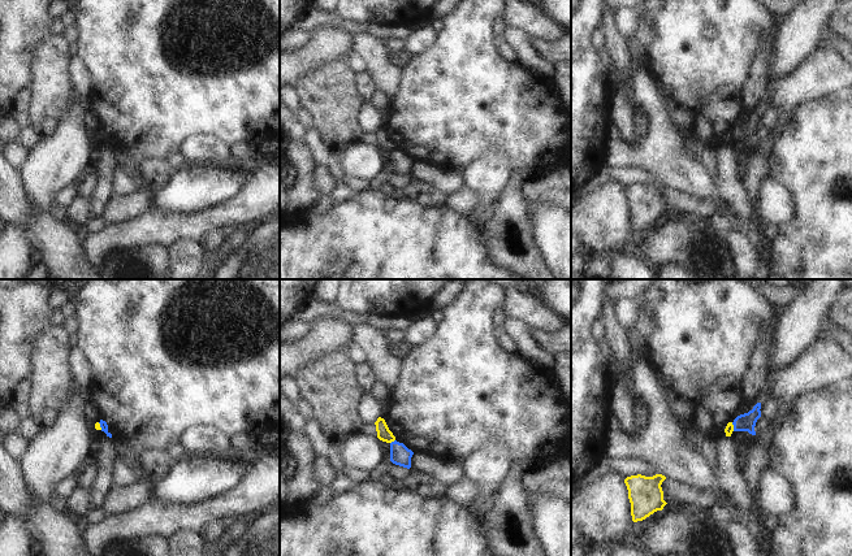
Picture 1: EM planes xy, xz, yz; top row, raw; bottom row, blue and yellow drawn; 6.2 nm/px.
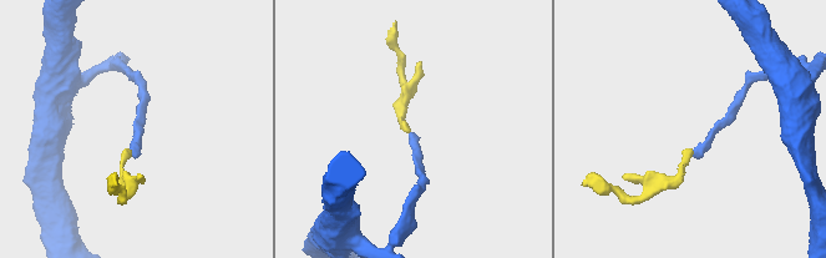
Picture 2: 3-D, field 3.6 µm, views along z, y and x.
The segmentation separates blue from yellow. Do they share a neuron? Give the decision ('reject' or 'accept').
reject

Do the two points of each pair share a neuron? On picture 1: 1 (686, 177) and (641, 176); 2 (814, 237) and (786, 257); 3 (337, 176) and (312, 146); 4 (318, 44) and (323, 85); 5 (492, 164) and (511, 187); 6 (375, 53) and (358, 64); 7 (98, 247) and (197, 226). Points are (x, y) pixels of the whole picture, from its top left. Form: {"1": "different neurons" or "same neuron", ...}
{"1": "different neurons", "2": "same neuron", "3": "same neuron", "4": "different neurons", "5": "different neurons", "6": "different neurons", "7": "same neuron"}

